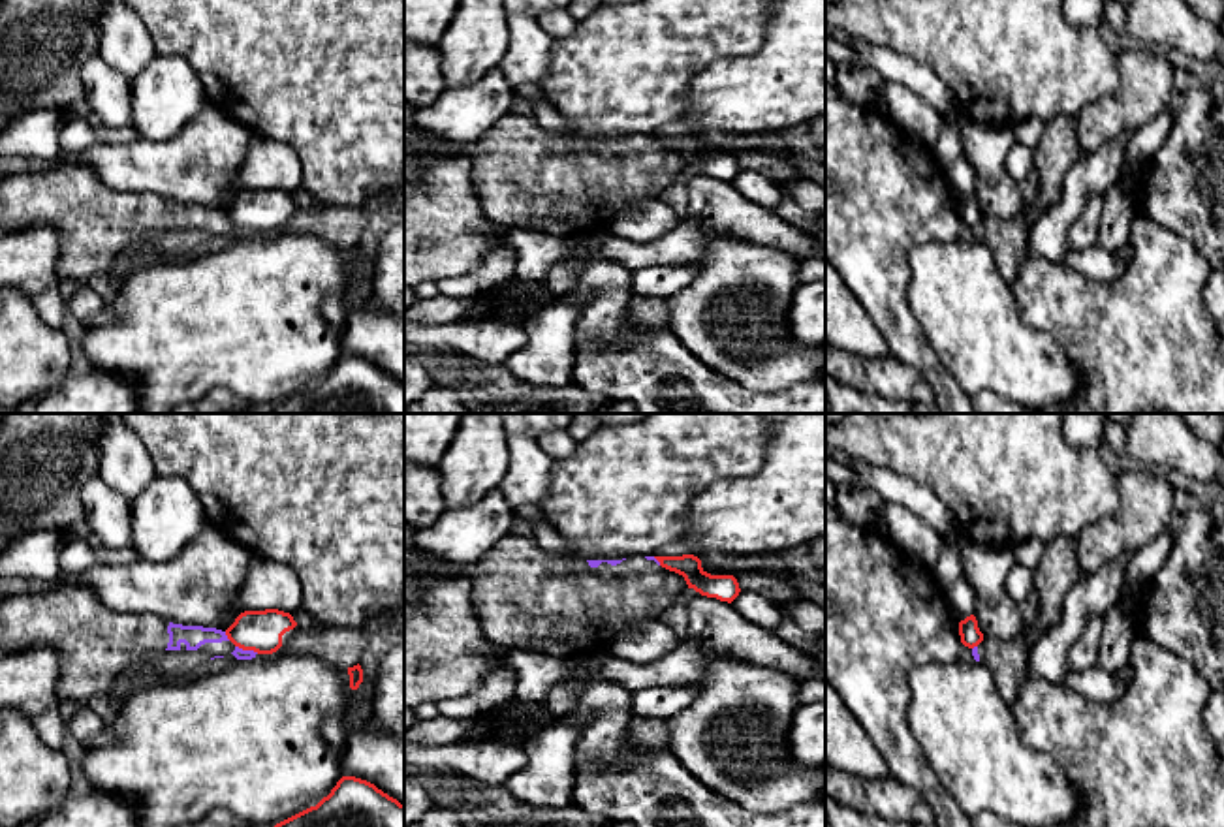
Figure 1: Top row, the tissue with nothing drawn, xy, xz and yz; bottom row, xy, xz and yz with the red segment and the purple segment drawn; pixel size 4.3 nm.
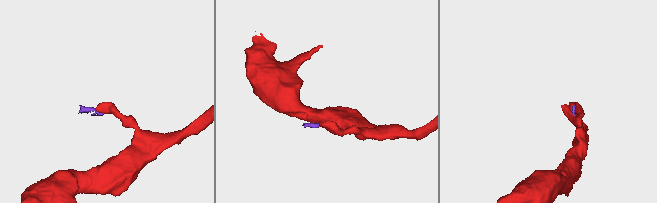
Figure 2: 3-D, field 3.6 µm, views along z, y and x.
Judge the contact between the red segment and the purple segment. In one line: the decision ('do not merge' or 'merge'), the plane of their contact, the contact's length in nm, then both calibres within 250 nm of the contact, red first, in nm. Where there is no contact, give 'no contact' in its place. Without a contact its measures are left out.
do not merge; contact in xy; length 110 nm; calibres 180 and 50 nm

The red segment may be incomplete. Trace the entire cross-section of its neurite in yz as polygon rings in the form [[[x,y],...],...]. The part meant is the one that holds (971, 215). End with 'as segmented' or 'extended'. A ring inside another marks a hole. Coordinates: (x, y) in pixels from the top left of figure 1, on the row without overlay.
[[[974,194],[959,201],[959,214],[961,214],[961,222],[968,227],[974,227],[983,220],[983,212],[980,211]]] | as segmented

